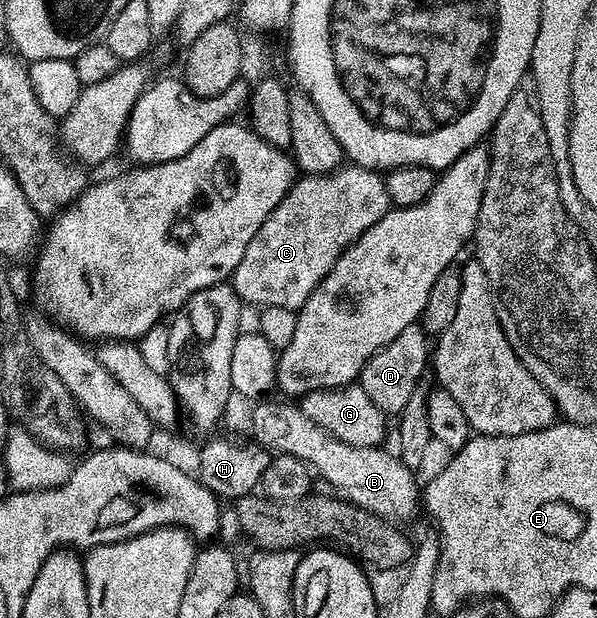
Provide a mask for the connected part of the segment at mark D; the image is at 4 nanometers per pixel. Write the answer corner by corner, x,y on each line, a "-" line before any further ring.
414,322
406,325
406,329
402,329
394,341
390,341
390,345
374,353
374,357
364,363
358,384
386,416
396,417
406,408
406,401
413,396
417,383
425,378
423,375
427,367
429,370
430,336
424,332
419,322

